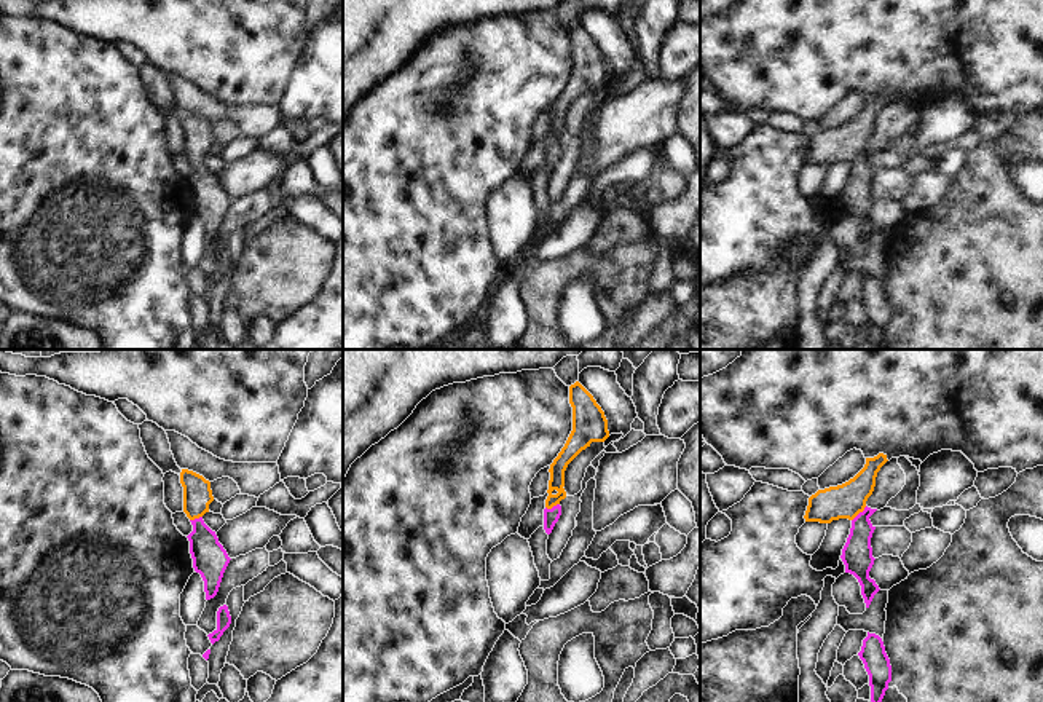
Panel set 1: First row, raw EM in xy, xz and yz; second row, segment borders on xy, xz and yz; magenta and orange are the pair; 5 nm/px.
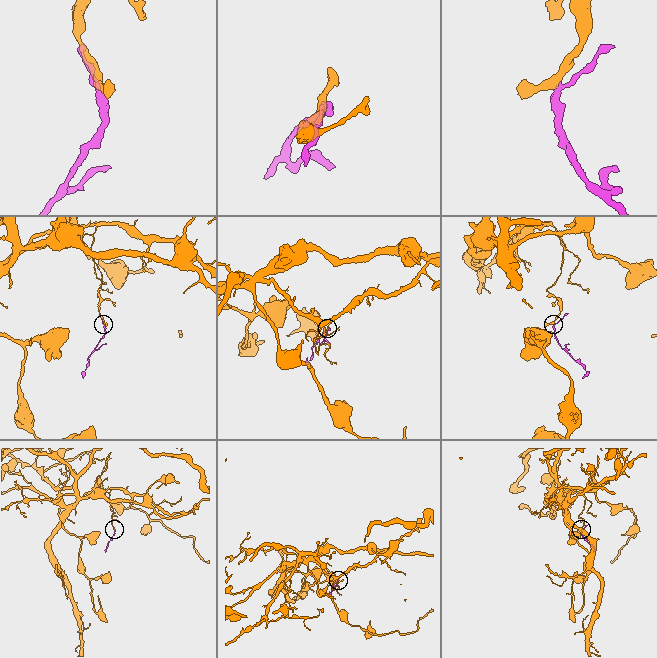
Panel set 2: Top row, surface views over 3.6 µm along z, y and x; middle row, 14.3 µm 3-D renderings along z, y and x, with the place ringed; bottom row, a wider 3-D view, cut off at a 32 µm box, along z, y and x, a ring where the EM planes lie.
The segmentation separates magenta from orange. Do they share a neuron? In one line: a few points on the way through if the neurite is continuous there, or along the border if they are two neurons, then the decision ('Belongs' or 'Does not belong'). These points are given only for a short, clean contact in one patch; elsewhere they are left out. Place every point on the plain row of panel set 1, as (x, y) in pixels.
Path across: yz (857, 197), (858, 157), (844, 144). Belongs

